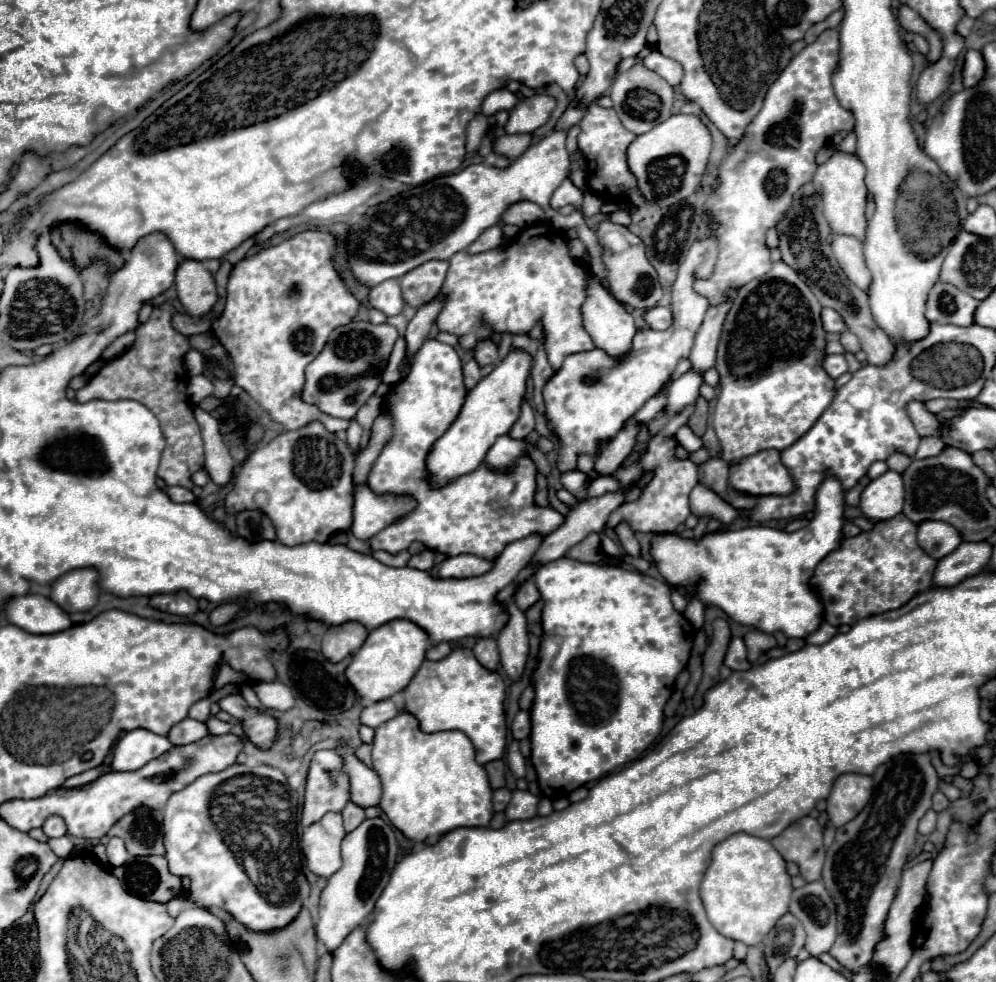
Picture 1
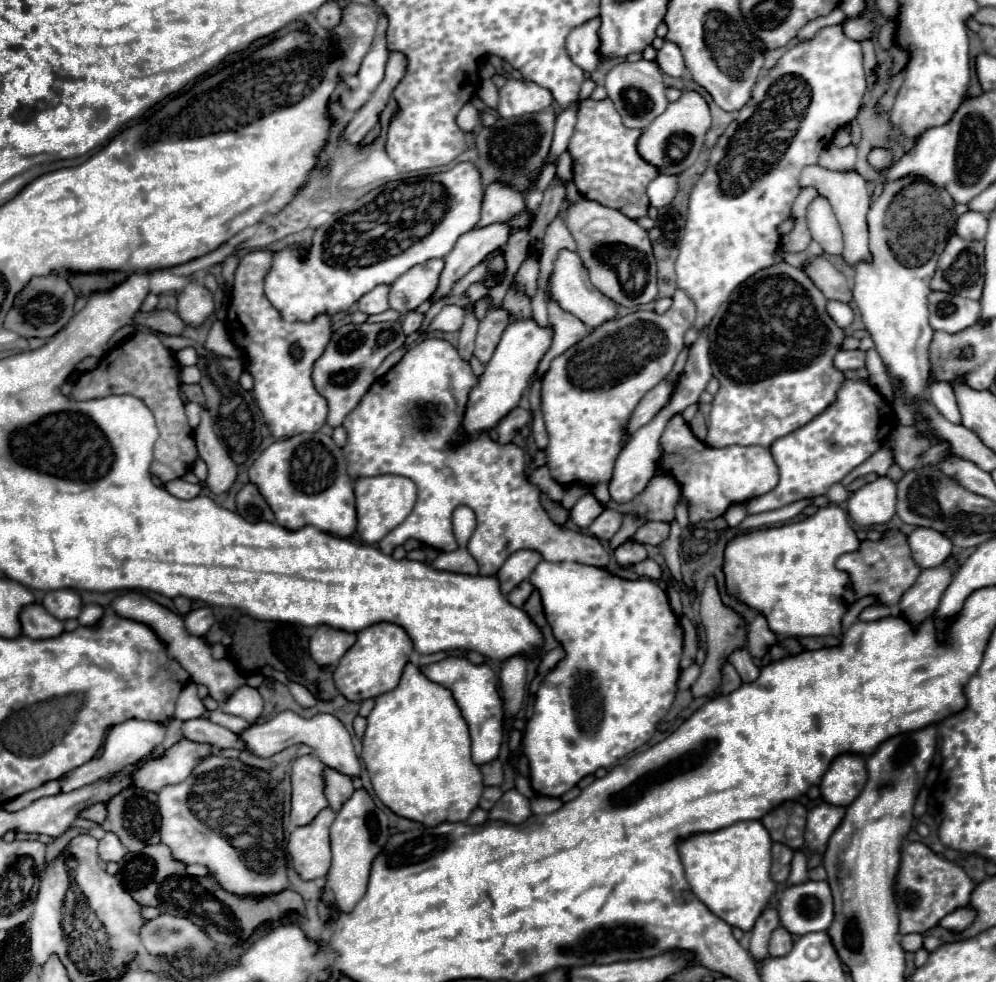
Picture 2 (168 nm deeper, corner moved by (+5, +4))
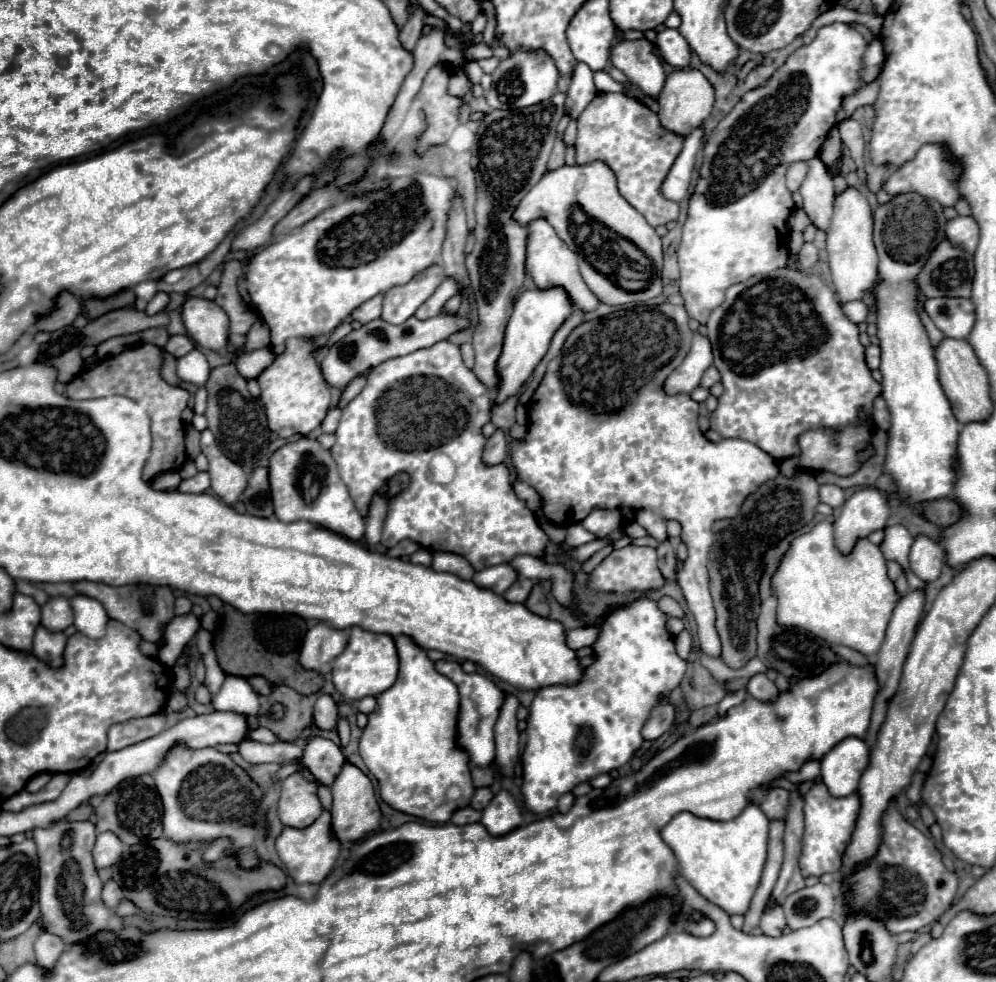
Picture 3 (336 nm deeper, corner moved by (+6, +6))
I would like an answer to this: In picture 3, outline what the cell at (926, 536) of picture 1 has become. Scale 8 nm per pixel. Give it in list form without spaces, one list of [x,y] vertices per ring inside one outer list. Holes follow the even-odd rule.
[[[918,536],[910,548],[908,560],[910,560],[910,570],[920,580],[934,582],[944,566],[944,550],[936,540],[928,536]]]

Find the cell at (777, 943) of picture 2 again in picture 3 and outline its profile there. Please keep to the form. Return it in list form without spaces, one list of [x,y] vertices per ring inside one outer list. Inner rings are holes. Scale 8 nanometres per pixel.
[[[768,902],[762,912],[762,918],[760,918],[760,930],[768,936],[780,936],[784,926],[786,926],[786,920],[784,920],[782,908],[776,902],[774,904]]]

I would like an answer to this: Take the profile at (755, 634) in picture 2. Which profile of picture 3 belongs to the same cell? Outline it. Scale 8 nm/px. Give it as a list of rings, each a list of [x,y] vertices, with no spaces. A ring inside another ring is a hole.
[[[770,596],[762,602],[760,616],[758,616],[758,658],[776,672],[784,674],[786,678],[810,678],[822,674],[832,664],[840,662],[840,656],[832,652],[832,646],[806,630],[800,628],[786,628],[776,622],[776,596]]]

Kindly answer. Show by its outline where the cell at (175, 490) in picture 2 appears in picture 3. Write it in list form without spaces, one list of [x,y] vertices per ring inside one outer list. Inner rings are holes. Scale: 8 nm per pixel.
[[[198,472],[196,476],[192,476],[192,478],[188,478],[188,480],[184,480],[182,484],[180,484],[180,492],[194,492],[194,494],[202,494],[202,492],[206,492],[210,488],[210,476],[208,476],[208,472]]]

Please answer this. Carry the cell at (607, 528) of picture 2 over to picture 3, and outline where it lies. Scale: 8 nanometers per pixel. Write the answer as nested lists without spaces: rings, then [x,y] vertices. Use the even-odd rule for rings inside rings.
[[[572,524],[566,530],[566,546],[568,548],[578,548],[578,546],[592,542],[592,540],[596,540],[596,536],[590,534],[582,524]]]

